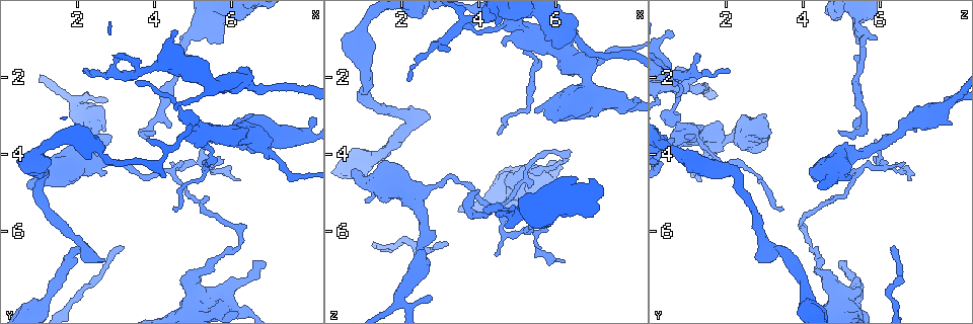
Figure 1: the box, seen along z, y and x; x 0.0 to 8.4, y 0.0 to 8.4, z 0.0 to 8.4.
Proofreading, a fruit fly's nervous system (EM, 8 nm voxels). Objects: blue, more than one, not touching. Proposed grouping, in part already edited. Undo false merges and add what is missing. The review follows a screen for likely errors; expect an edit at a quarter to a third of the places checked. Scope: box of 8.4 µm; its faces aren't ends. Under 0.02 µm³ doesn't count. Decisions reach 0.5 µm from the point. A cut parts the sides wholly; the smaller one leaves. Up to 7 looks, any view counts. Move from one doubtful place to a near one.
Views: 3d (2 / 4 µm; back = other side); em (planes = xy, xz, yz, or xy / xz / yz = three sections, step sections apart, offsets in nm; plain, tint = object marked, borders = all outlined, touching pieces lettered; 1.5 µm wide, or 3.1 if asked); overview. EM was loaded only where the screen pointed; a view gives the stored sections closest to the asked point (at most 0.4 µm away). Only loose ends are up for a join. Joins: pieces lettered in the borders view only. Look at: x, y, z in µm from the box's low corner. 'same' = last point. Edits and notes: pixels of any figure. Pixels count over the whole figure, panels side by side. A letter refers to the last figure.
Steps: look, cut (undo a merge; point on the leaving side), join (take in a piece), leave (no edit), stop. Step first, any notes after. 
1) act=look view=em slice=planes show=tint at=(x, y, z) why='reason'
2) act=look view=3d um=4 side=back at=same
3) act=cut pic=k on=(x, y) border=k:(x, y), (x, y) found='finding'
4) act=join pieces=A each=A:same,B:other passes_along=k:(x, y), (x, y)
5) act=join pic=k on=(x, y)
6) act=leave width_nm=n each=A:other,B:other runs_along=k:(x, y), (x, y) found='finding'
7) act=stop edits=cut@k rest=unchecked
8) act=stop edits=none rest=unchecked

act=look view=em slice=xy step=4 show=tint at=(4.45, 3.25, 5.30) why='free end'

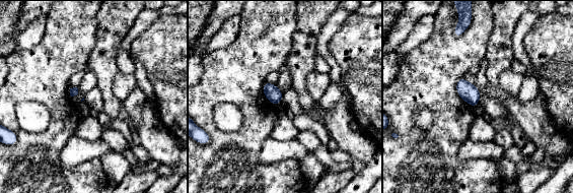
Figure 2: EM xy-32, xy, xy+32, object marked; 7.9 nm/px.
act=look view=em slice=planes show=borders at=same

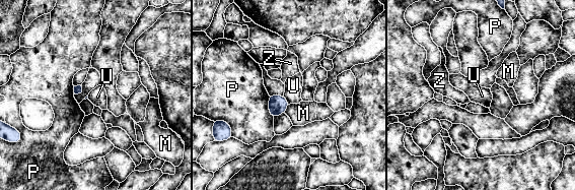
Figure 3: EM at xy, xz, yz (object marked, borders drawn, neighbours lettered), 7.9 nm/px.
act=leave each=M:other,P:other,U:other,Z:other border=3:(283, 96), (289, 104) found='none of them fits'

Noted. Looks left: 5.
act=look view=3d um=2 at=(5.50, 3.70, 2.85) why='branch stops here'

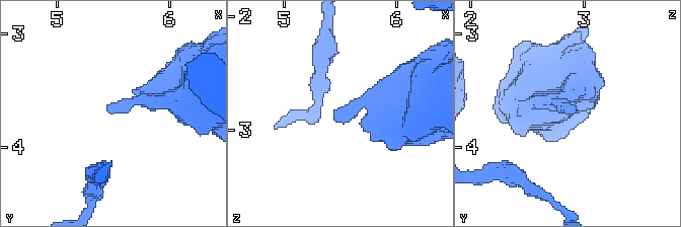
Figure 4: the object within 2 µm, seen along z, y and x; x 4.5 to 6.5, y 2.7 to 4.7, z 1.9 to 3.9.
act=look view=em slice=yz step=4 show=tint at=(5.44, 3.68, 2.90) why='need the tissue'

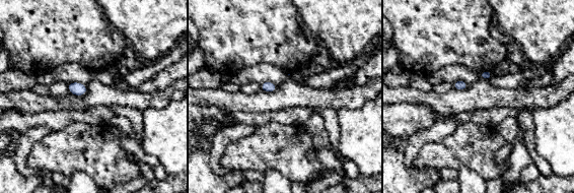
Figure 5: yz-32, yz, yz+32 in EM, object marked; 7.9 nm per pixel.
act=look view=em slice=planes show=borders at=same why='another direction'

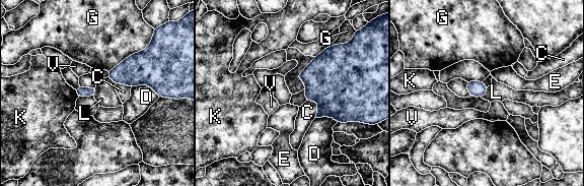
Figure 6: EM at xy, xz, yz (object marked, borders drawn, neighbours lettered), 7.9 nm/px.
act=leave each=C:other,D:other,E:other,G:other,K:other,L:other,V:other border=6:(74, 89), (78, 97) found='no lettered piece goes on from it'

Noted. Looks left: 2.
act=look view=3d um=4 side=back at=(4.70, 3.55, 1.25) why='an open end'

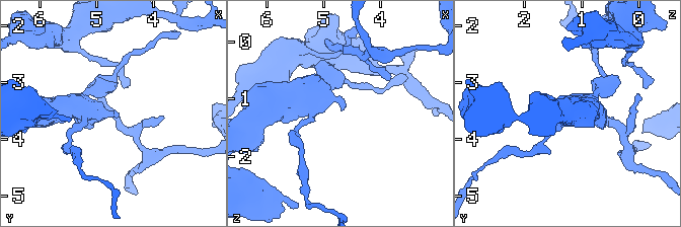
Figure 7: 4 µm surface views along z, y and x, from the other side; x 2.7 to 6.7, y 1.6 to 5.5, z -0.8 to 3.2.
act=look view=em slice=planes show=borders at=(4.65, 3.55, 1.20) why='need the tissue'

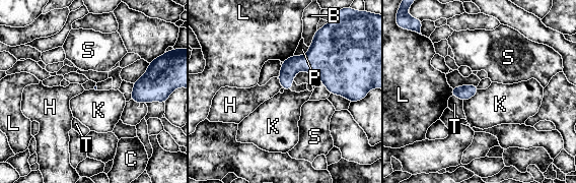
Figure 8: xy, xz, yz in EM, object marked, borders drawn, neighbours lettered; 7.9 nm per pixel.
act=leave each=B:other,C:other,H:other,K:other,L:other,P:other,S:other,T:other border=8:(480, 89), (463, 101) found='none of them fits'

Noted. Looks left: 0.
act=stop edits=none rest=unchecked

